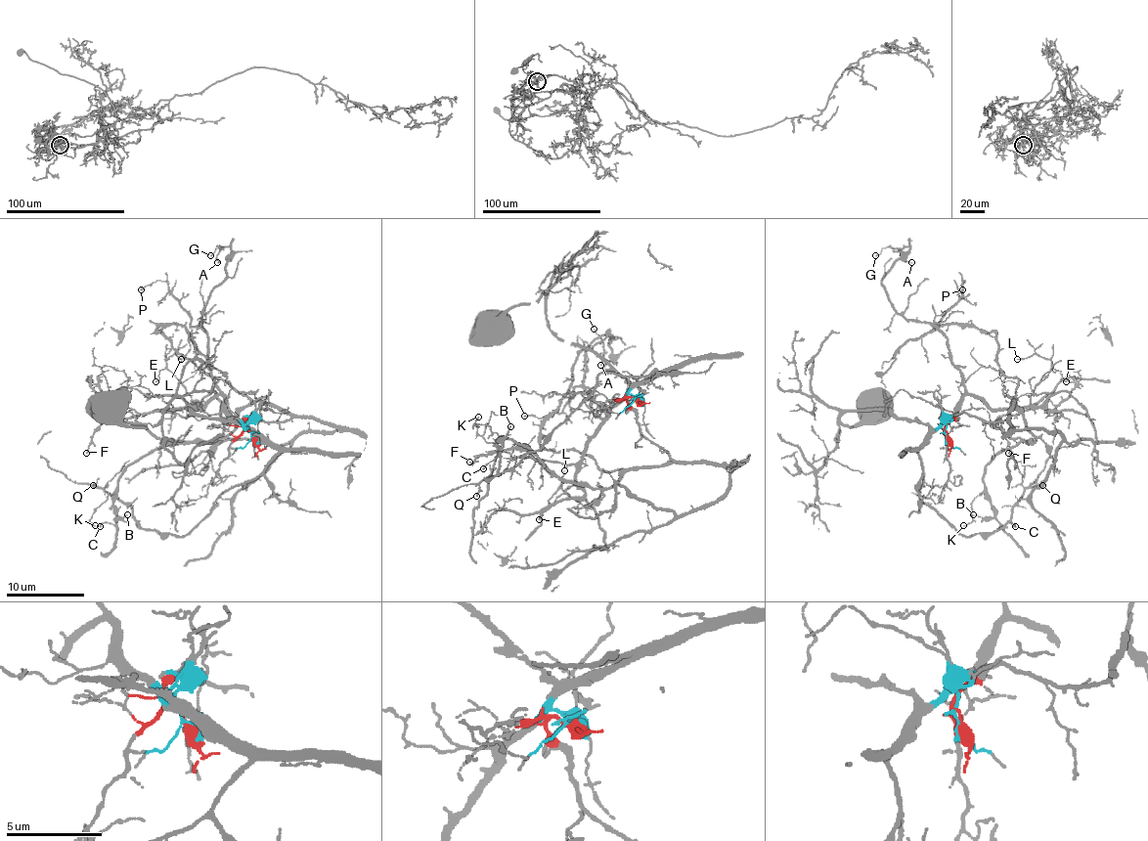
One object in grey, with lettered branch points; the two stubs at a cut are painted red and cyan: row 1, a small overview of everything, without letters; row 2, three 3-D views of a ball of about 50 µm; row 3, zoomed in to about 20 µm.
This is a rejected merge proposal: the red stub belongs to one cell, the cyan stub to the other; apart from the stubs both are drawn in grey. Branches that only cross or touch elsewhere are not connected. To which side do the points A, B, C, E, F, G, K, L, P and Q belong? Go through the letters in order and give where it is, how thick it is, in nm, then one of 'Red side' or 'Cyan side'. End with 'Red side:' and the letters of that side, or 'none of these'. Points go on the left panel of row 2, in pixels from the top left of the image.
A: Place: (217, 262). Thickness 80 nm. Cyan side
B: Place: (127, 514). Thickness 100 nm. Red side
C: Place: (100, 526). Thickness 120 nm. Red side
E: Place: (155, 381). Thickness 100 nm. Cyan side
F: Place: (86, 453). Thickness 110 nm. Red side
G: Place: (210, 255). Thickness 110 nm. Cyan side
K: Place: (95, 525). Thickness 100 nm. Red side
L: Place: (181, 359). Thickness 100 nm. Cyan side
P: Place: (141, 289). Thickness 100 nm. Cyan side
Q: Place: (93, 485). Thickness 90 nm. Cyan side
Red side: B, C, F, K

